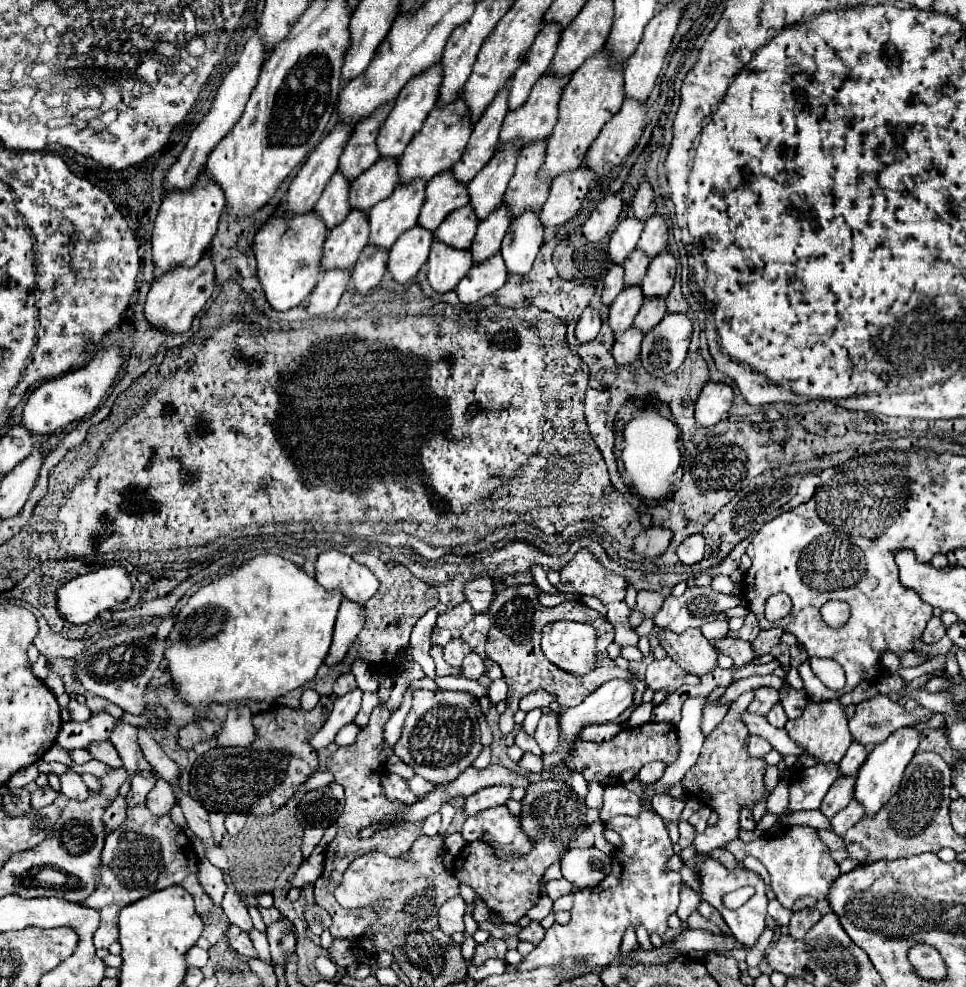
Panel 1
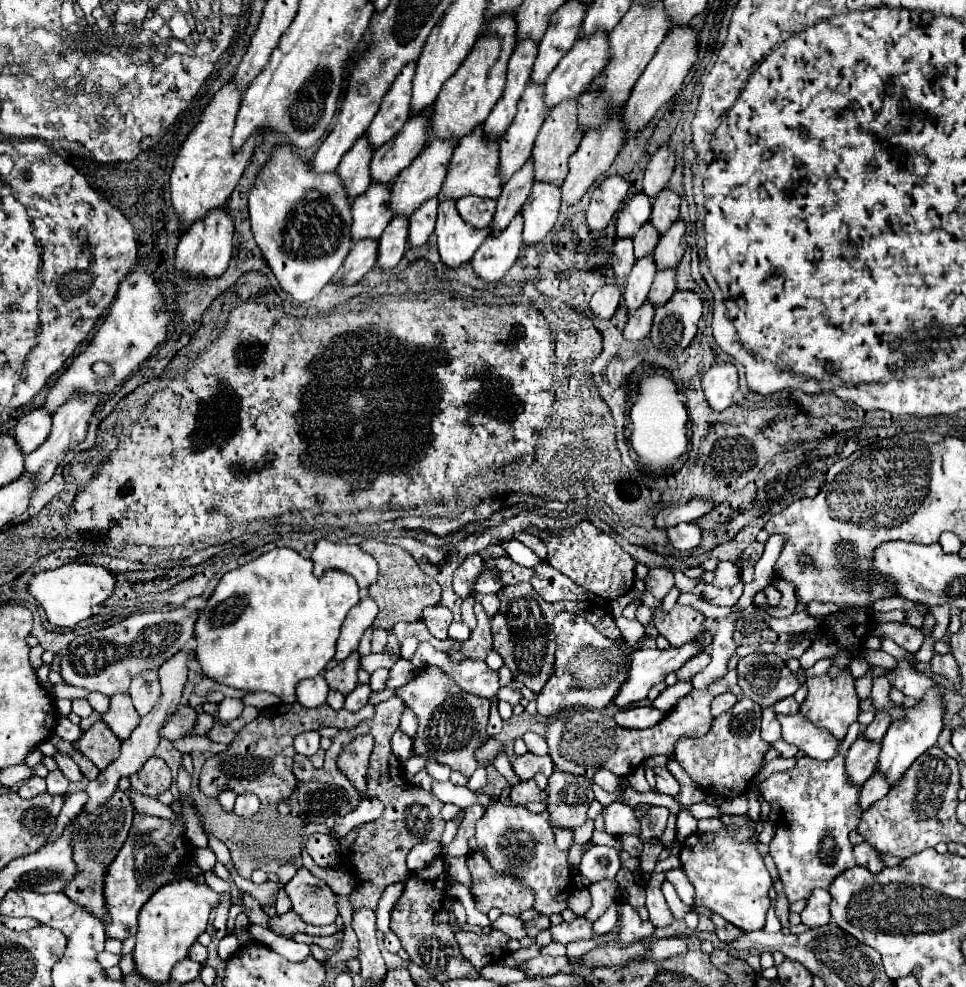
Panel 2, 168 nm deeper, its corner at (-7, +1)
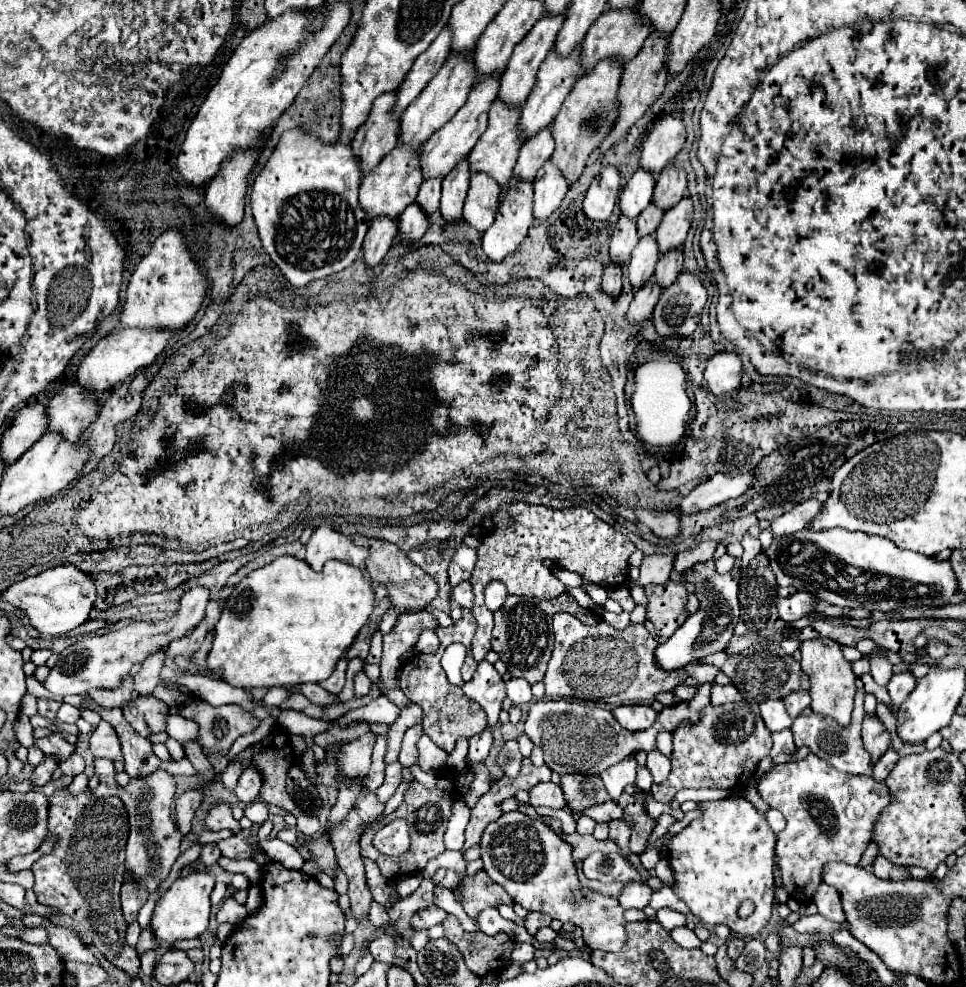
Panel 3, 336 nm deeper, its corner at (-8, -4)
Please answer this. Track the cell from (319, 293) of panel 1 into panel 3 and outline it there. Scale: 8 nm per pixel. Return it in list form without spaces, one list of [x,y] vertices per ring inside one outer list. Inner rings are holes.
[[[376,217],[362,245],[362,261],[366,263],[366,267],[376,267],[382,263],[384,255],[392,247],[394,237],[396,237],[396,221],[390,217]]]

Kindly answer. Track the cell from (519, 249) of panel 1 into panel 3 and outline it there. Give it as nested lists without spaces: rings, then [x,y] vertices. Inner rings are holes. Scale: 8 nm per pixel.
[[[546,161],[534,181],[534,219],[546,221],[560,207],[566,191],[568,181],[564,181],[556,165]]]

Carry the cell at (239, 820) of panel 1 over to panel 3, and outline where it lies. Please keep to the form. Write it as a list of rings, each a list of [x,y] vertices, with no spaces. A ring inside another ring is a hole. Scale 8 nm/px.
[[[244,769],[238,781],[238,787],[236,787],[238,801],[242,805],[252,805],[260,795],[260,787],[262,787],[262,779],[256,773],[256,769]]]

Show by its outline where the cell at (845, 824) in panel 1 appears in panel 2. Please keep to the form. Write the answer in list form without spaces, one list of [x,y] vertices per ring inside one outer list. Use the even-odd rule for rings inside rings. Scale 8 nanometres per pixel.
[[[871,776],[871,778],[863,784],[861,798],[859,798],[859,806],[861,806],[863,810],[867,810],[873,802],[881,800],[887,792],[889,792],[887,780],[883,780],[883,776]]]

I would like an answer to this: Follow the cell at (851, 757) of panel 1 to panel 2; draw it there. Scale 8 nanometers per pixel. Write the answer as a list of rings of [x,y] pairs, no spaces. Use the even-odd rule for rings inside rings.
[[[875,716],[875,720],[863,730],[863,736],[867,740],[881,742],[883,736],[885,736],[885,732],[887,732],[887,728],[889,728],[889,724],[891,724],[891,720],[887,720],[887,716]]]

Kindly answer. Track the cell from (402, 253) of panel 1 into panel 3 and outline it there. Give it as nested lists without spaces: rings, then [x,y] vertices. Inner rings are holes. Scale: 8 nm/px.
[[[424,181],[420,185],[420,193],[416,197],[416,203],[420,205],[420,209],[432,217],[438,211],[438,203],[440,203],[440,183],[442,181]]]

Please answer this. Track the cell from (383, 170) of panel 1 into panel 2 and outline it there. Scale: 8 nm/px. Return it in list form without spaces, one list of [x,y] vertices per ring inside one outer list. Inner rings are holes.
[[[423,112],[423,116],[409,116],[403,128],[383,144],[383,148],[375,150],[371,178],[375,182],[391,184],[423,150],[423,140],[427,140],[427,112]]]

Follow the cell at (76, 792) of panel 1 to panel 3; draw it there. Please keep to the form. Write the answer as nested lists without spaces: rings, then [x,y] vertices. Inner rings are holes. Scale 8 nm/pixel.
[[[52,733],[50,737],[38,739],[34,745],[36,745],[44,755],[54,757],[58,763],[62,763],[62,761],[66,761],[66,759],[70,759],[70,757],[74,755],[74,745],[66,743],[58,733]]]

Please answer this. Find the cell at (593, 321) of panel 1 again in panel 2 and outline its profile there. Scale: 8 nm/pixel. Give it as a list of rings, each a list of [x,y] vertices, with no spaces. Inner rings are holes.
[[[605,284],[601,286],[593,298],[591,298],[591,312],[603,320],[611,318],[619,306],[621,300],[621,290],[617,284]]]

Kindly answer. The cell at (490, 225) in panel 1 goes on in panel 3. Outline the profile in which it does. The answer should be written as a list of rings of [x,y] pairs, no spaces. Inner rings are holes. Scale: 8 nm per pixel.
[[[544,129],[544,133],[538,133],[532,141],[522,145],[520,157],[514,167],[514,177],[518,181],[534,181],[536,171],[544,165],[544,161],[550,159],[552,149],[554,149],[554,141],[550,129]]]

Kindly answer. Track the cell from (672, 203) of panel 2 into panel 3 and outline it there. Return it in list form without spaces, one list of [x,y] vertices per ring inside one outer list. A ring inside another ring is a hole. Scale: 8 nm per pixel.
[[[670,165],[656,177],[652,201],[658,209],[662,211],[672,209],[684,195],[686,195],[686,173],[682,169]]]

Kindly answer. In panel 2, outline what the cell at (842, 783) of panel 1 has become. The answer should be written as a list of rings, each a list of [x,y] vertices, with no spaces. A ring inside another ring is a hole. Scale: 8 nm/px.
[[[855,740],[845,758],[847,774],[855,784],[865,784],[865,780],[875,772],[875,764],[879,762],[879,744],[871,744],[871,740]]]

